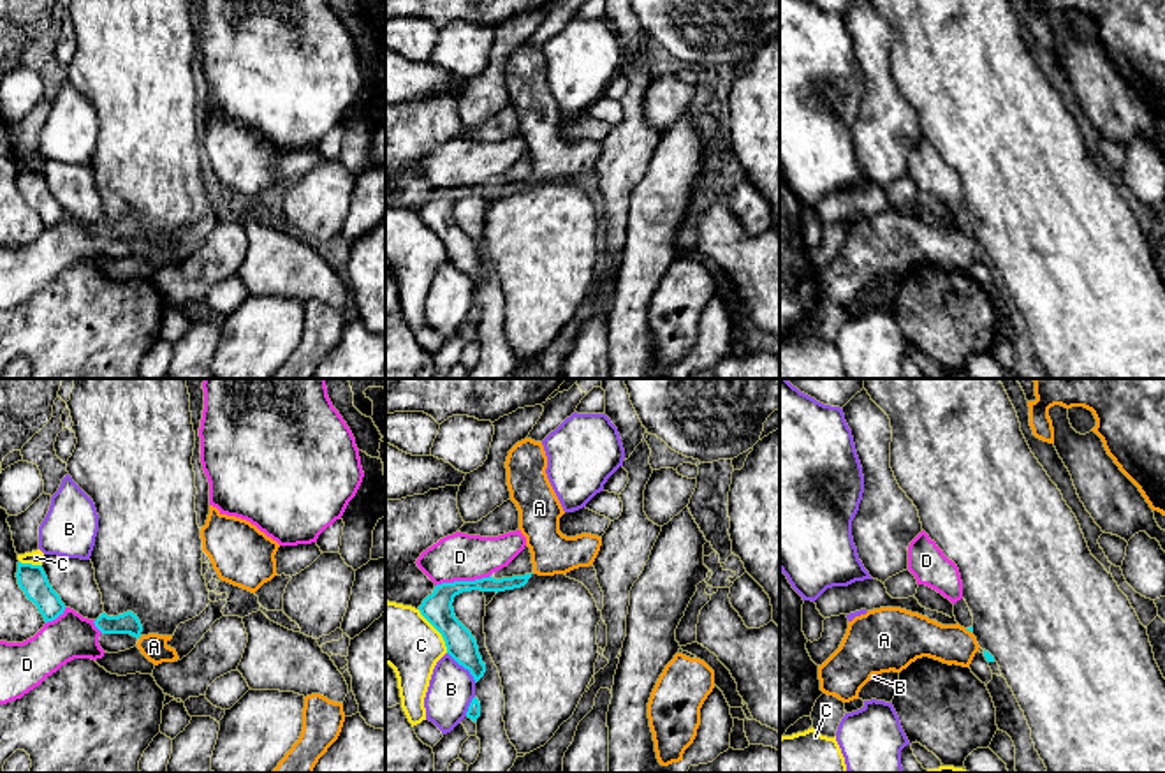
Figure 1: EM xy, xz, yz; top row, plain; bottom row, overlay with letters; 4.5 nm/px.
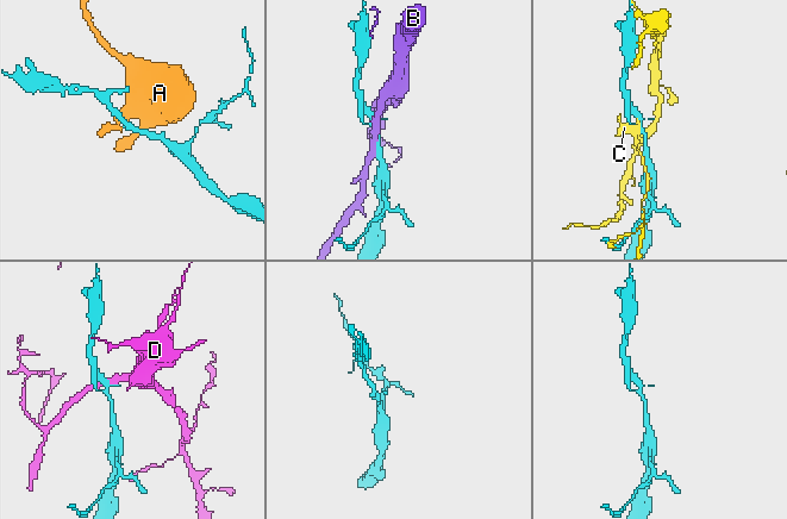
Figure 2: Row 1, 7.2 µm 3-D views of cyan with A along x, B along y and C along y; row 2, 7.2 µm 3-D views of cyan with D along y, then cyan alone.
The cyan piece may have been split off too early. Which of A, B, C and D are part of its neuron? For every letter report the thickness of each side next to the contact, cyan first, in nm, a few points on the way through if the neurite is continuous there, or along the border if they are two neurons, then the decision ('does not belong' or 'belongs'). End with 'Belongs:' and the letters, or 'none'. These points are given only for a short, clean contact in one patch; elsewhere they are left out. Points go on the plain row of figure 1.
A: 20/200 nm | along yz (965, 235), (972, 238) | does not belong
B: 140/220 nm | does not belong
C: 140/280 nm | does not belong
D: 140/220 nm | does not belong
Belongs: none

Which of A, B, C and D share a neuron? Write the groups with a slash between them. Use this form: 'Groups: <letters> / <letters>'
Groups: A / B / C / D

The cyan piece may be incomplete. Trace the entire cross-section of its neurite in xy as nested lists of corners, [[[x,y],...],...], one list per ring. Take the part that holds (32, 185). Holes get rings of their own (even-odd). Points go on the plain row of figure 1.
[[[18,167],[16,183],[19,194],[25,197],[26,204],[37,211],[46,229],[63,220],[65,210],[49,190],[42,171]]]

